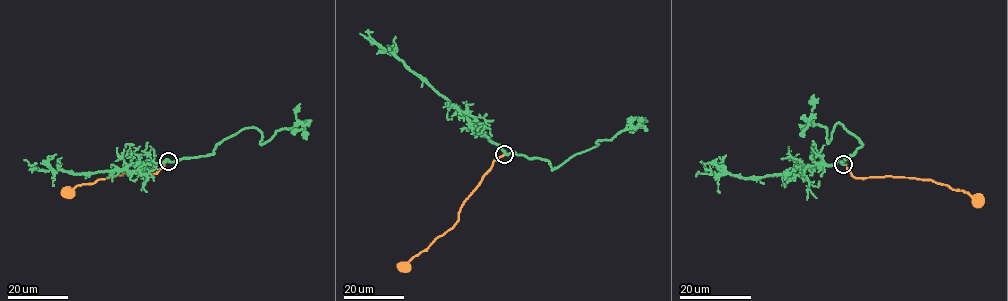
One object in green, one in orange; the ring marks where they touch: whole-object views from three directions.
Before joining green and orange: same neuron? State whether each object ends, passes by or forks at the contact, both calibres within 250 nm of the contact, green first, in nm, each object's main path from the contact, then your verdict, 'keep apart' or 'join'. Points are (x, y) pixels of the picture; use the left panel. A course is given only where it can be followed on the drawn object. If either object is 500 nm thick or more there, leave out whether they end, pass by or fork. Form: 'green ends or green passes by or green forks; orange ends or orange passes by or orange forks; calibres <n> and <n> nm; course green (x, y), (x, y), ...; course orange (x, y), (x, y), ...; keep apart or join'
green passes by; orange ends; calibres 400 and 180 nm; course green (169, 162), (212, 154), (215, 146), (243, 129), (255, 128), (261, 144), (301, 124), (307, 139); course orange (169, 162), (156, 173), (117, 174), (79, 184), (68, 193); join

